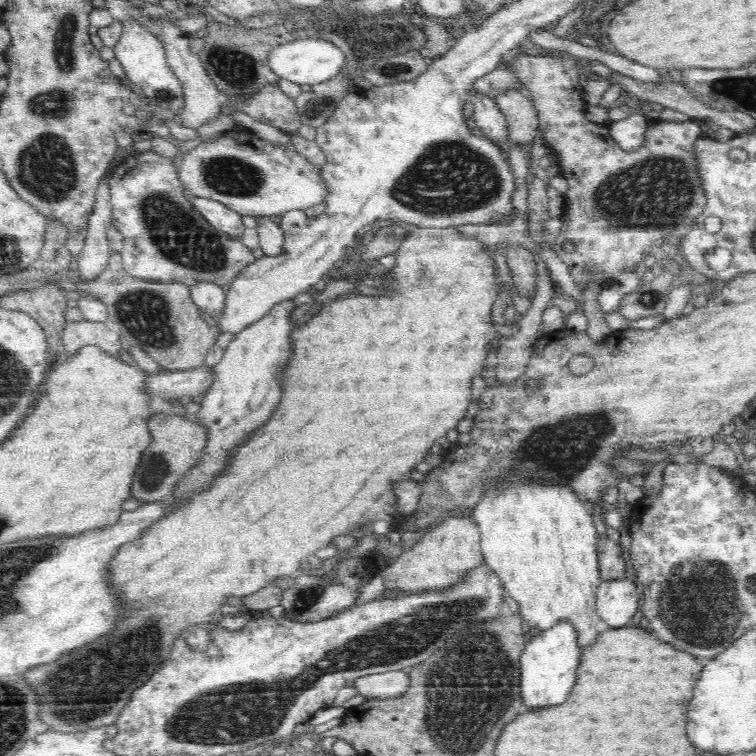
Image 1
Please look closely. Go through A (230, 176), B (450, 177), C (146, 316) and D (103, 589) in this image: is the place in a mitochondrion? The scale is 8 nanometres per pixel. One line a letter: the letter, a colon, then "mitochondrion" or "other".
A: mitochondrion
B: mitochondrion
C: mitochondrion
D: other

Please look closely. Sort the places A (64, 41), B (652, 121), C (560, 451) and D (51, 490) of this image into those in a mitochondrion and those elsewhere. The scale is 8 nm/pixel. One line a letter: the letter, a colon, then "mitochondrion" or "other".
A: mitochondrion
B: other
C: mitochondrion
D: other

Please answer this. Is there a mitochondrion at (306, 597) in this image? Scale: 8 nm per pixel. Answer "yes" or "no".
yes

